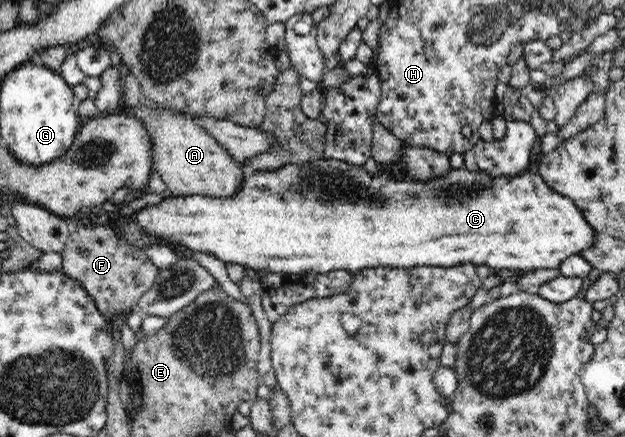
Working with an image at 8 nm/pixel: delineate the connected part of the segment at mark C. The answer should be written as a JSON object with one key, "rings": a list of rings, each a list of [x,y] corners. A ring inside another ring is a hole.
{"rings":[[[321,159],[316,162],[302,165],[288,165],[277,172],[257,172],[245,177],[243,188],[237,196],[227,200],[217,197],[189,196],[188,198],[165,198],[159,205],[148,205],[146,208],[135,212],[132,216],[117,217],[111,221],[111,227],[118,233],[118,237],[128,241],[136,249],[144,251],[149,245],[167,245],[187,247],[188,254],[207,253],[215,255],[224,264],[234,263],[241,268],[252,269],[255,272],[271,272],[273,274],[309,274],[330,273],[336,270],[345,270],[354,273],[367,267],[389,266],[394,268],[405,268],[421,265],[451,266],[461,265],[462,262],[472,262],[473,265],[486,265],[492,271],[509,269],[511,271],[521,270],[531,272],[539,269],[558,269],[560,265],[572,255],[580,255],[587,251],[597,241],[597,231],[589,225],[581,210],[577,208],[573,199],[557,193],[537,173],[521,173],[521,177],[489,177],[485,173],[473,173],[467,169],[452,169],[447,177],[432,180],[429,183],[410,183],[409,178],[403,178],[401,174],[391,166],[380,167],[379,173],[370,175],[364,167],[354,167],[345,161]]]}

